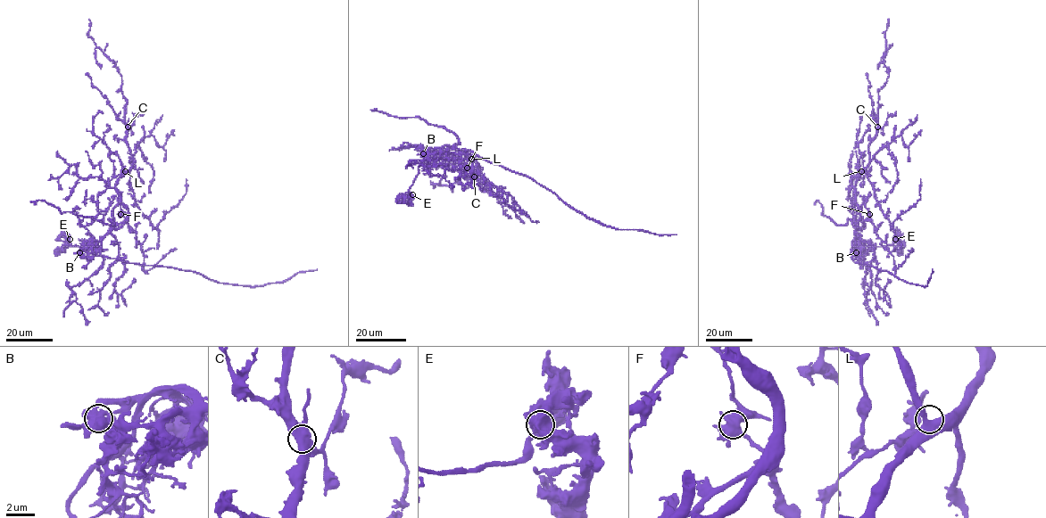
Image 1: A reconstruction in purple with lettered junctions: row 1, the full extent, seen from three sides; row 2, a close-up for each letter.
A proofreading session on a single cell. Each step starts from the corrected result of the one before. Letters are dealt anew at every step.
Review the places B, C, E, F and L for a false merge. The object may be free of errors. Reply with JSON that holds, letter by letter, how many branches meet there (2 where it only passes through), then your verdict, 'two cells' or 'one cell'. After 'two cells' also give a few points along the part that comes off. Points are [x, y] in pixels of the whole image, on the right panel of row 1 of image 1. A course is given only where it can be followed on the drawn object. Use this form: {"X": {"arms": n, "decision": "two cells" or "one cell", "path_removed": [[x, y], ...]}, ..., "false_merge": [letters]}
{"B": {"arms": 4, "decision": "two cells", "path_removed": [[856, 252], [857, 258], [854, 255], [852, 258], [856, 263], [890, 272], [916, 284], [927, 285], [932, 269]]}, "C": {"arms": 4, "decision": "one cell"}, "E": {"arms": 4, "decision": "one cell"}, "F": {"arms": 4, "decision": "one cell"}, "L": {"arms": 4, "decision": "one cell"}, "false_merge": ["B"]}

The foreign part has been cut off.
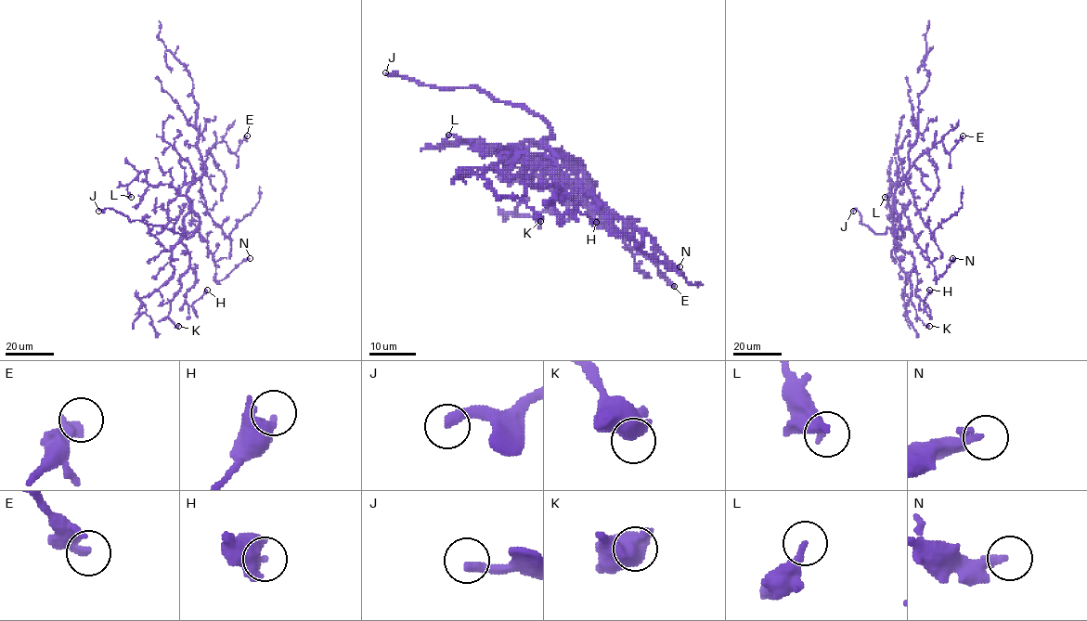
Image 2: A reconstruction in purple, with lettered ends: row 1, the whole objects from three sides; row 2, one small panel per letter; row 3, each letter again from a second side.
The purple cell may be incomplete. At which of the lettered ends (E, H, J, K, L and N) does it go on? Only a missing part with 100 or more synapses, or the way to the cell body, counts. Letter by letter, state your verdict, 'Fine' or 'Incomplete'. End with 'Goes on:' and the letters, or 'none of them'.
E: Fine
H: Fine
J: Incomplete
K: Fine
L: Fine
N: Fine
Goes on: J

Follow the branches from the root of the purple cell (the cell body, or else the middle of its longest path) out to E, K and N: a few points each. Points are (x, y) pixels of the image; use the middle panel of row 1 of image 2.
E: (568, 161), (575, 164), (591, 181), (600, 219), (627, 245), (648, 257), (674, 286)
K: (568, 161), (559, 150), (547, 157), (558, 168), (562, 191), (545, 182), (527, 187), (521, 197), (540, 221)
N: (568, 161), (550, 151), (553, 165), (572, 169), (596, 196), (612, 234), (679, 266)

